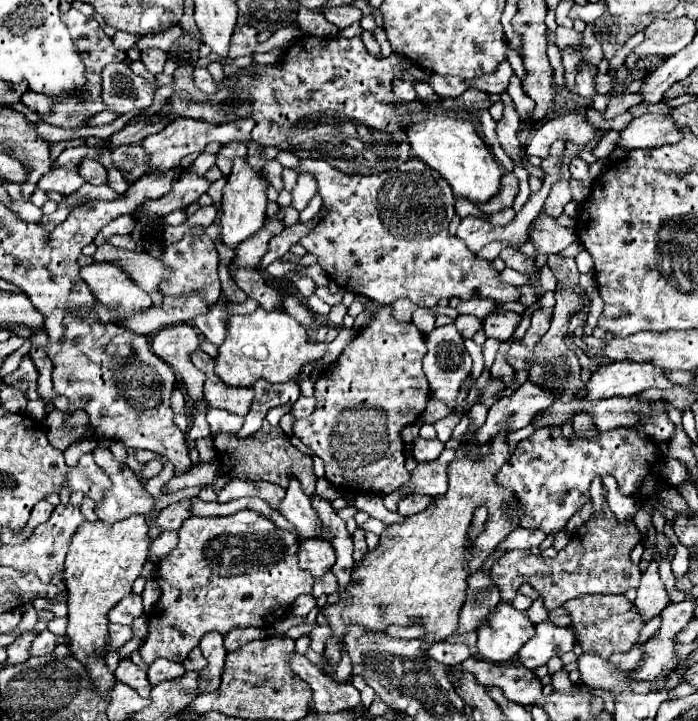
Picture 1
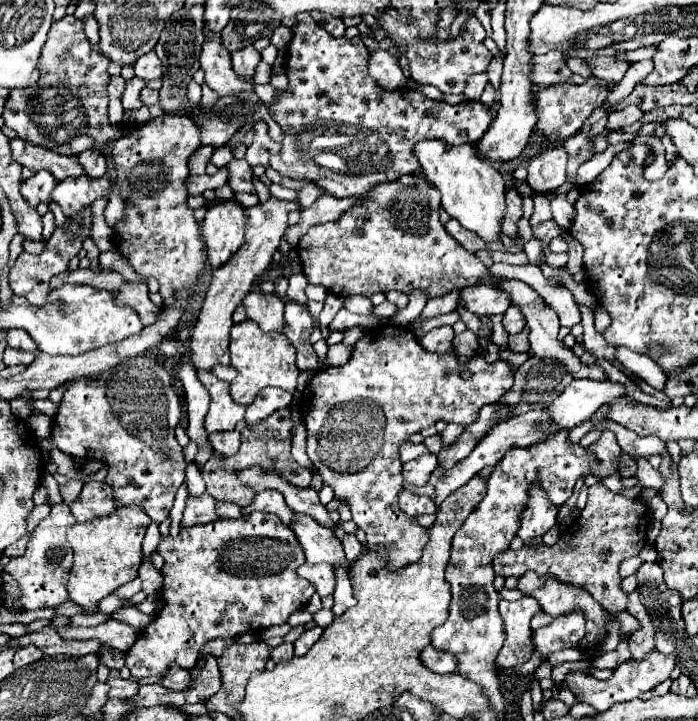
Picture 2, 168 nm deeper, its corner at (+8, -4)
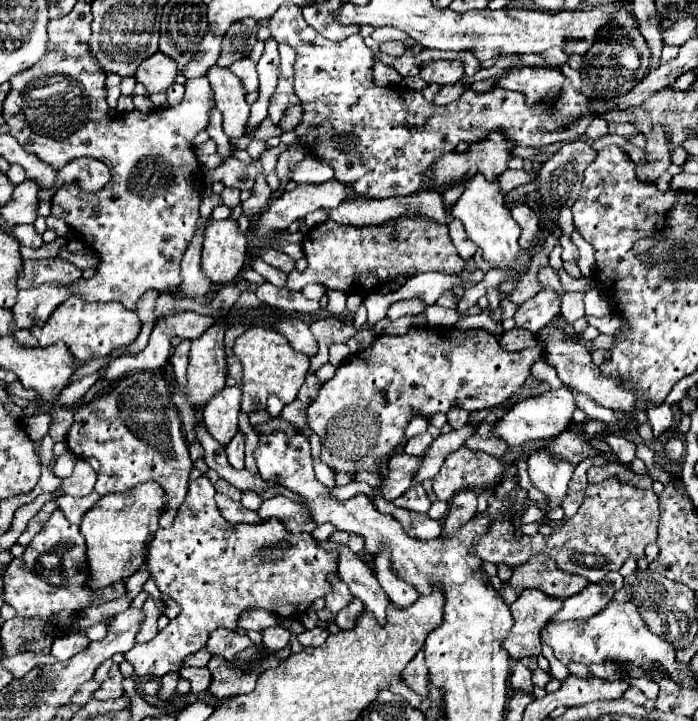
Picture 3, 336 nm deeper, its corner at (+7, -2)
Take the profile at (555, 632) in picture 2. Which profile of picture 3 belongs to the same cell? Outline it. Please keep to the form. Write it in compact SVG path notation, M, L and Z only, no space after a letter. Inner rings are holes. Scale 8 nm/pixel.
M617 571L609 573L601 583L587 585L585 591L565 599L561 611L553 617L553 623L563 623L563 621L581 621L583 623L583 621L587 621L589 617L597 615L613 599L615 591L621 587L623 587L623 577Z

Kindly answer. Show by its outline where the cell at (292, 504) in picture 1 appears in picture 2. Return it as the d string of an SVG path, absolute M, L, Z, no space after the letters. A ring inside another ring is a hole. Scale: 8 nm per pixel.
M300 515L300 521L292 525L296 531L296 537L306 553L308 563L328 563L332 567L348 569L348 561L342 549L340 539L334 535L332 529L324 529L320 523L316 523L308 515Z

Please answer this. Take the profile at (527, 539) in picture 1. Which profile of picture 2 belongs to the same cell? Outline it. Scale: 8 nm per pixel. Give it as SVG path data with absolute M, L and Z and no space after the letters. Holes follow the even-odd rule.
M532 485L528 491L528 505L520 517L520 529L518 537L520 539L532 539L532 537L542 537L550 527L556 525L556 515L558 515L558 505L552 505L548 501L548 495L540 485Z

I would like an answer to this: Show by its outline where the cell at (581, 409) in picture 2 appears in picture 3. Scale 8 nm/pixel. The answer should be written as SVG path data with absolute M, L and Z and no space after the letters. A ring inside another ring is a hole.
M569 387L551 389L539 397L529 397L521 403L517 403L513 409L505 413L505 417L499 419L493 433L507 441L507 445L523 445L527 441L539 441L539 439L551 439L557 437L561 431L565 431L571 425L573 413L575 413L575 397Z

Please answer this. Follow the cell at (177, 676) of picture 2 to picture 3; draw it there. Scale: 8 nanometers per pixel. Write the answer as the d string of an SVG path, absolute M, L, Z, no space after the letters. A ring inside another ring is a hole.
M183 667L179 671L181 679L189 681L191 685L191 695L201 695L203 691L207 691L209 687L209 681L211 681L211 675L209 671L203 667L203 669L197 669L197 667Z

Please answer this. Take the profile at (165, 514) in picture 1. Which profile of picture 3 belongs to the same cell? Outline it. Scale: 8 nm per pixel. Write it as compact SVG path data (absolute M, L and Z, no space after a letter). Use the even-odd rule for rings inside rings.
M215 493L215 503L217 509L221 511L221 517L229 523L259 523L259 515L253 511L247 511L245 507L241 507L241 503L235 503L233 499L229 499L223 493Z

